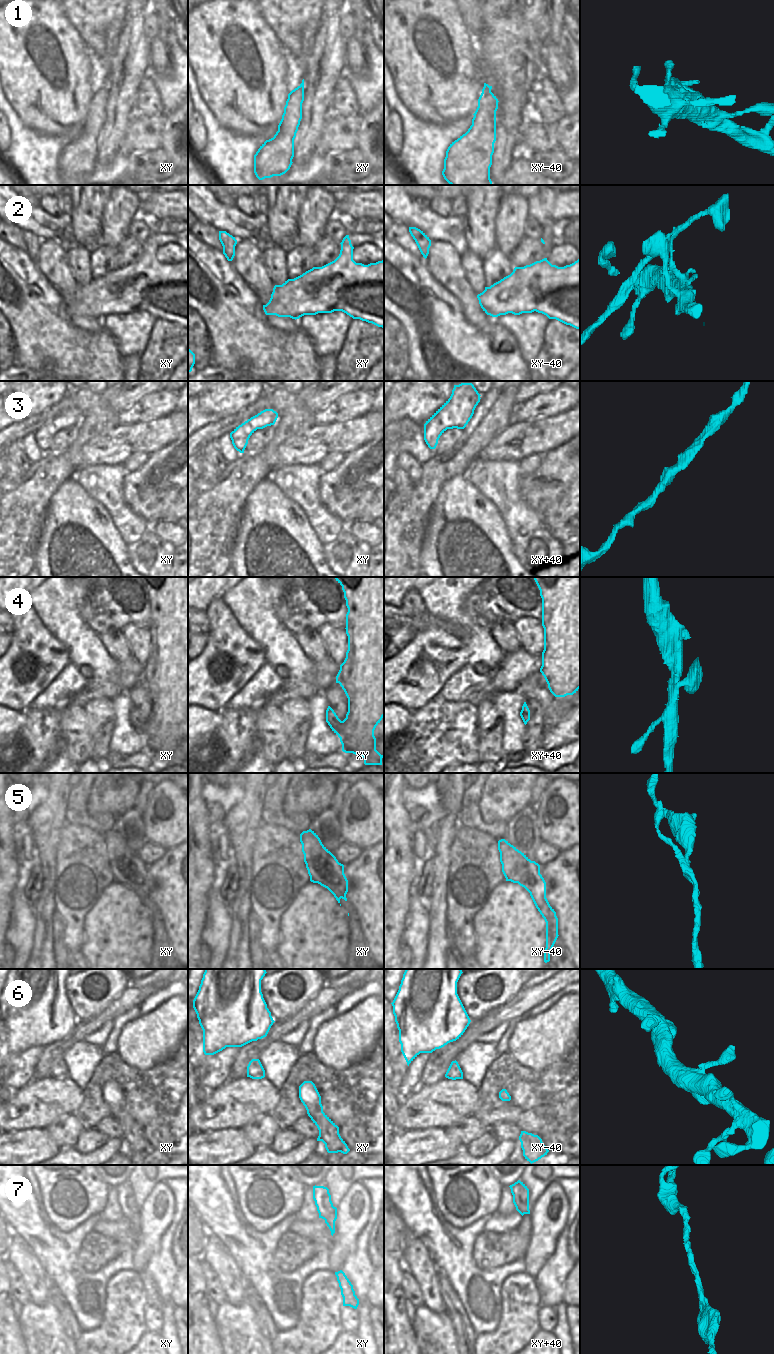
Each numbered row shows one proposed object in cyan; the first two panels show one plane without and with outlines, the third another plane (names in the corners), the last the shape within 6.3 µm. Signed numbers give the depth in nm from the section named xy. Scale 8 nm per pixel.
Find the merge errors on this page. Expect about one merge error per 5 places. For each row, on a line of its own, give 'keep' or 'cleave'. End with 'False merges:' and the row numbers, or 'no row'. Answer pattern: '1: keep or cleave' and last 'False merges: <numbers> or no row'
1: keep
2: keep
3: keep
4: keep
5: cleave
6: keep
7: keep
False merges: 5

